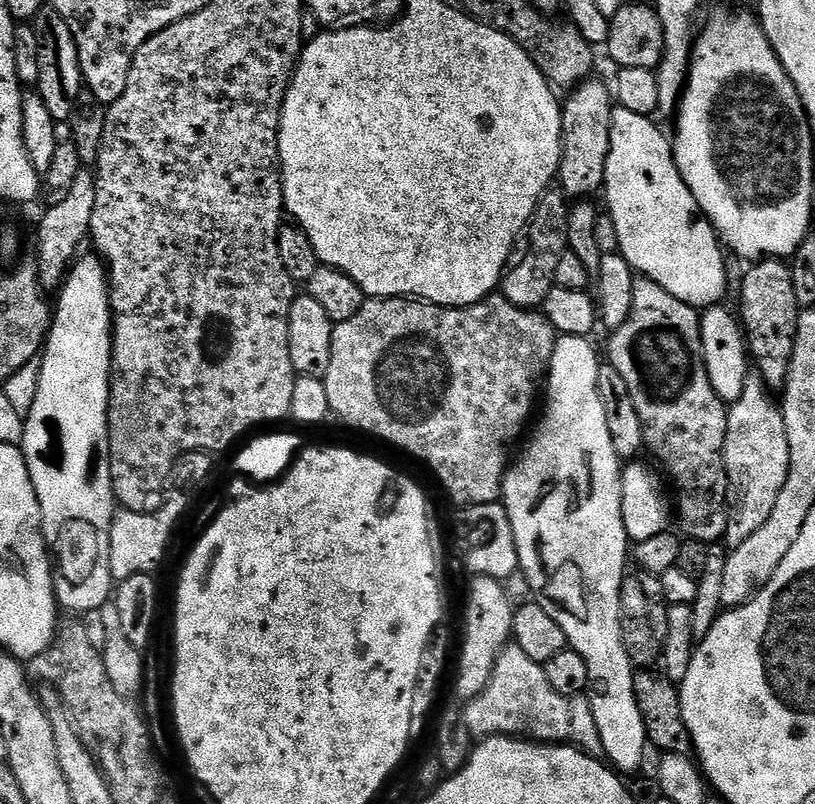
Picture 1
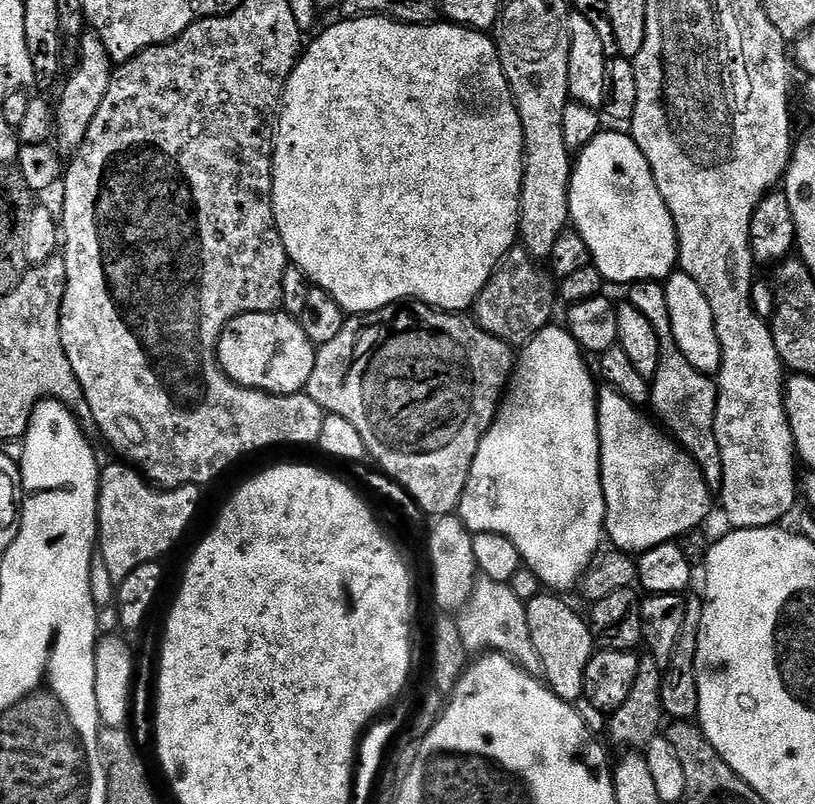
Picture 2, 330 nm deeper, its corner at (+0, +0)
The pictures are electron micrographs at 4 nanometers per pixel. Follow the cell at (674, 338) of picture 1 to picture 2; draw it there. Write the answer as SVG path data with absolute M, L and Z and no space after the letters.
M642 280L631 285L627 292L627 303L642 312L646 322L652 324L652 329L656 331L660 339L658 370L650 381L650 408L656 411L655 419L663 425L667 435L675 440L700 467L709 489L719 489L722 482L722 456L718 450L718 438L714 430L715 379L711 375L694 370L694 366L690 366L690 362L686 362L682 350L678 350L678 346L672 343L672 327L670 326L663 283L655 280Z

